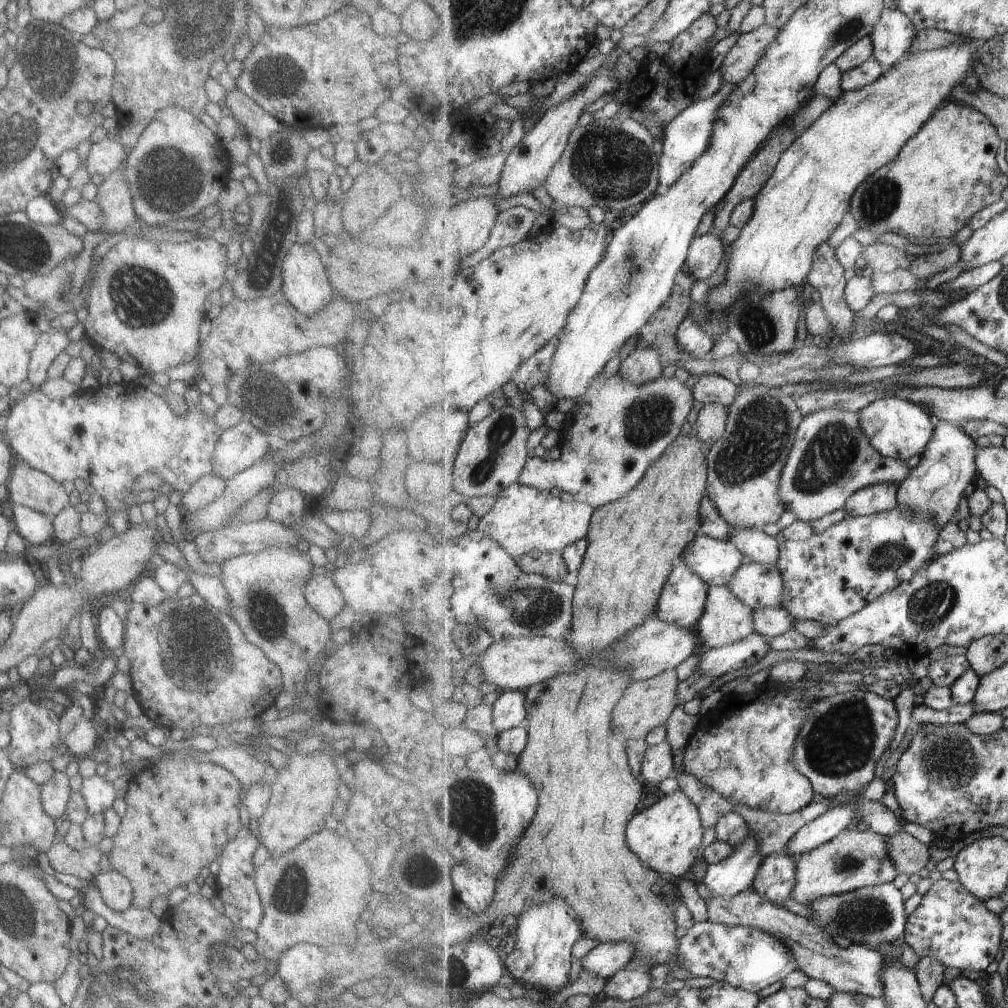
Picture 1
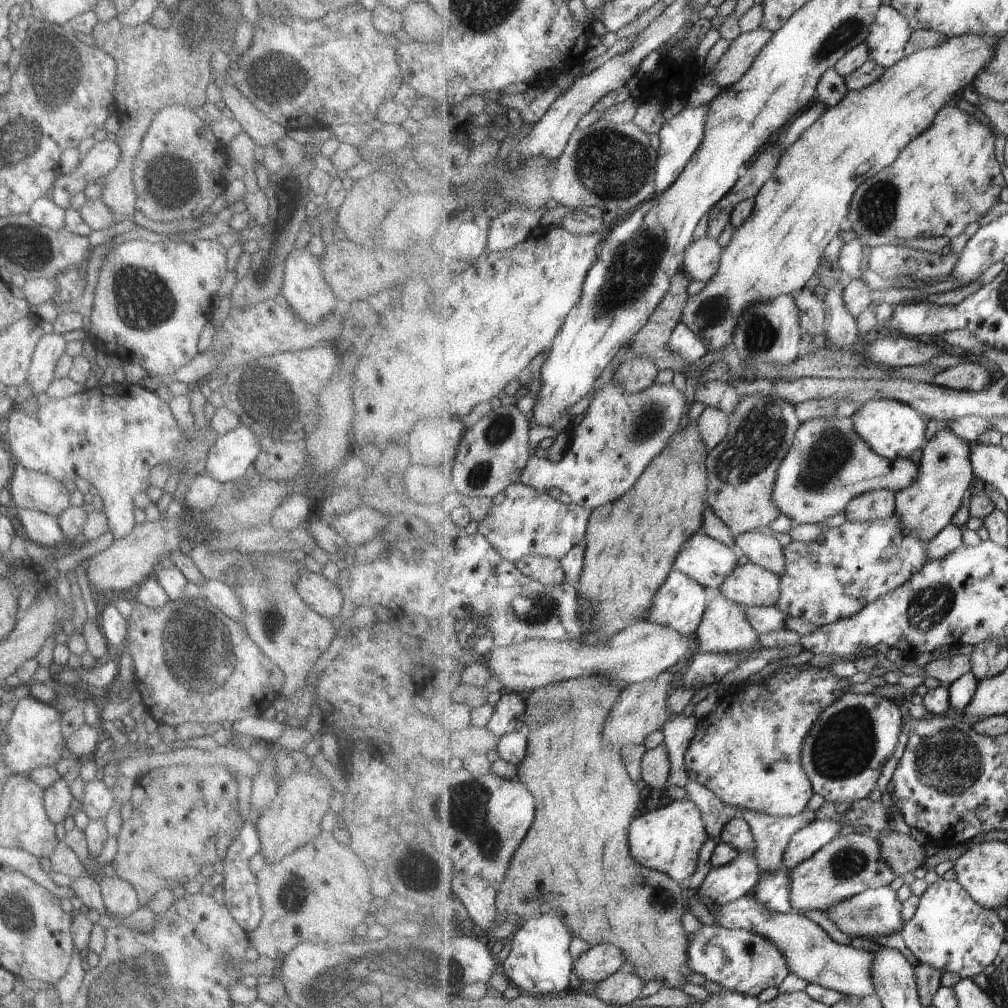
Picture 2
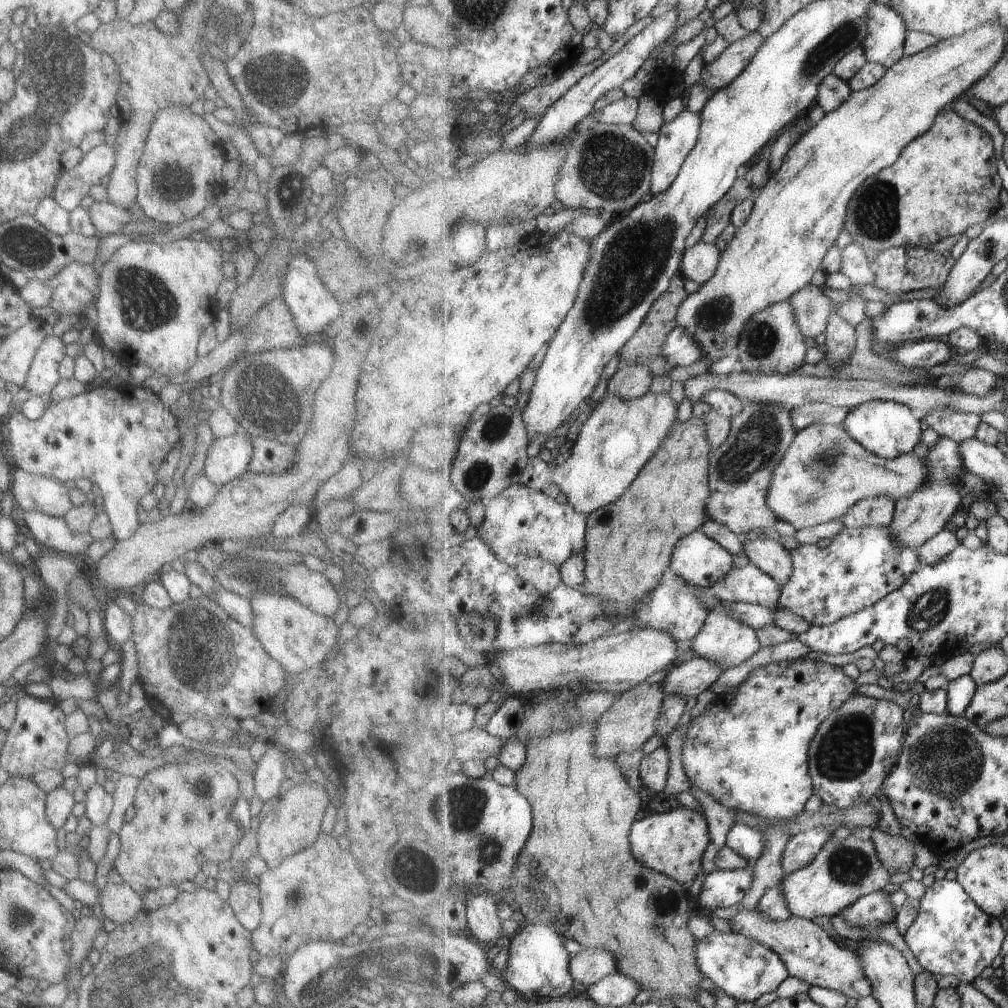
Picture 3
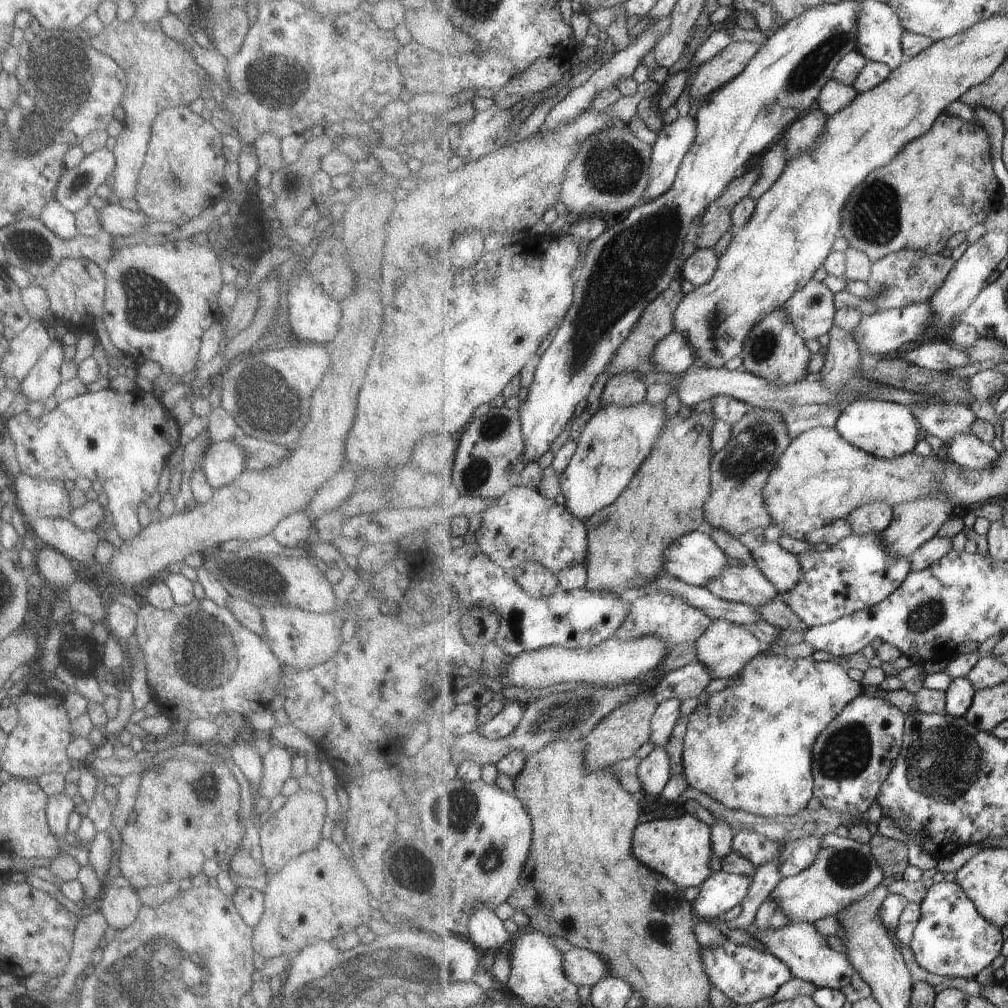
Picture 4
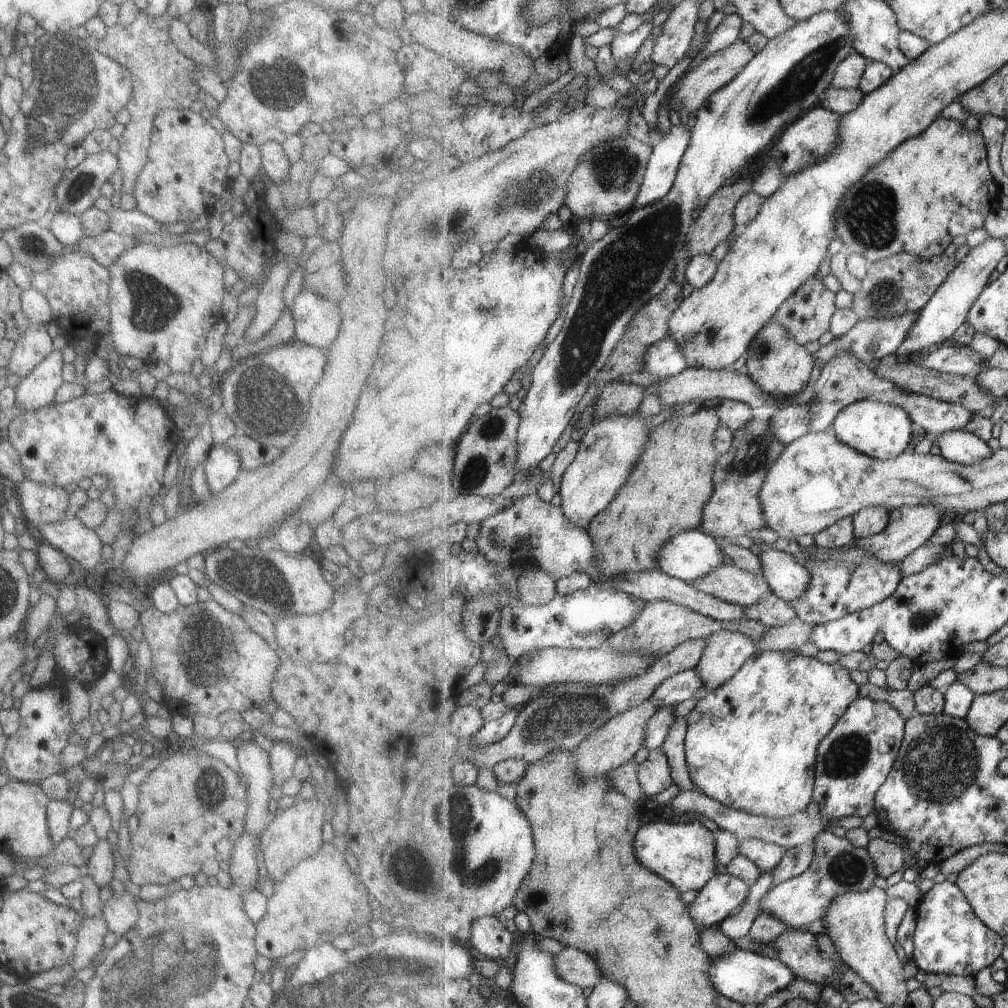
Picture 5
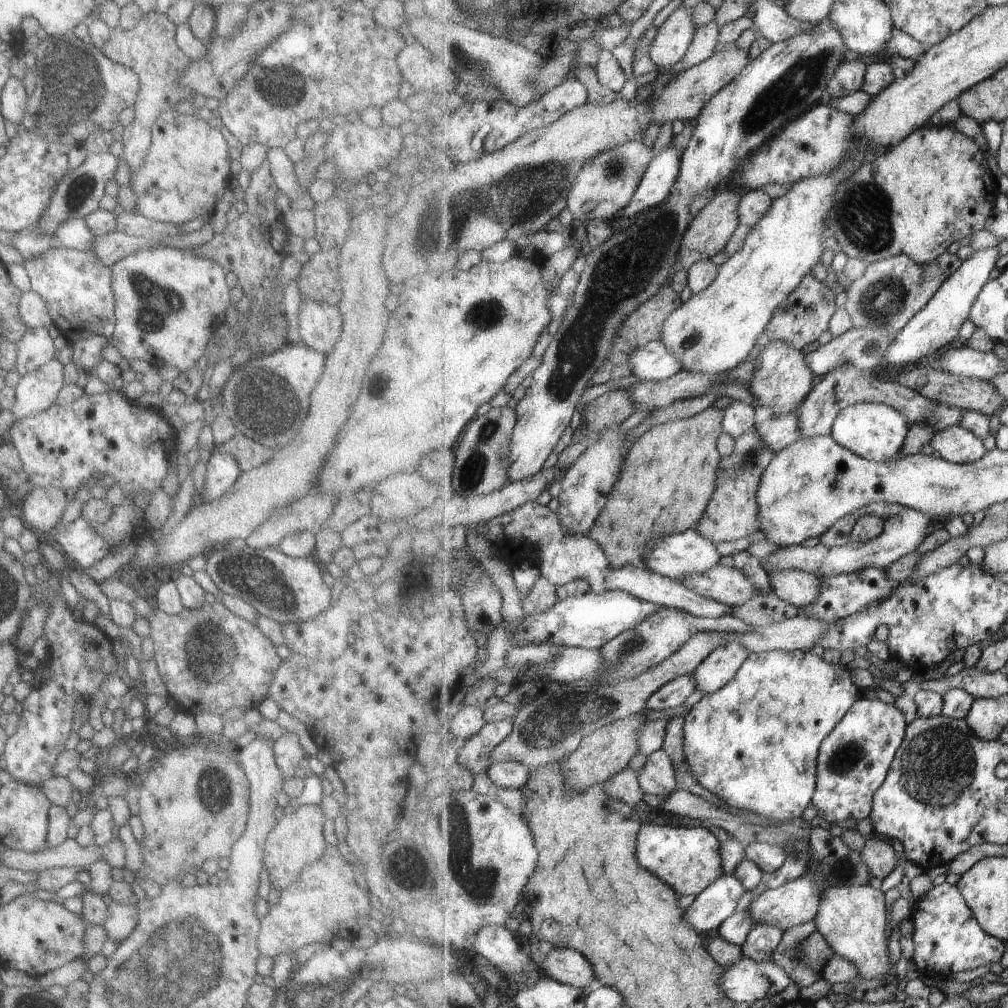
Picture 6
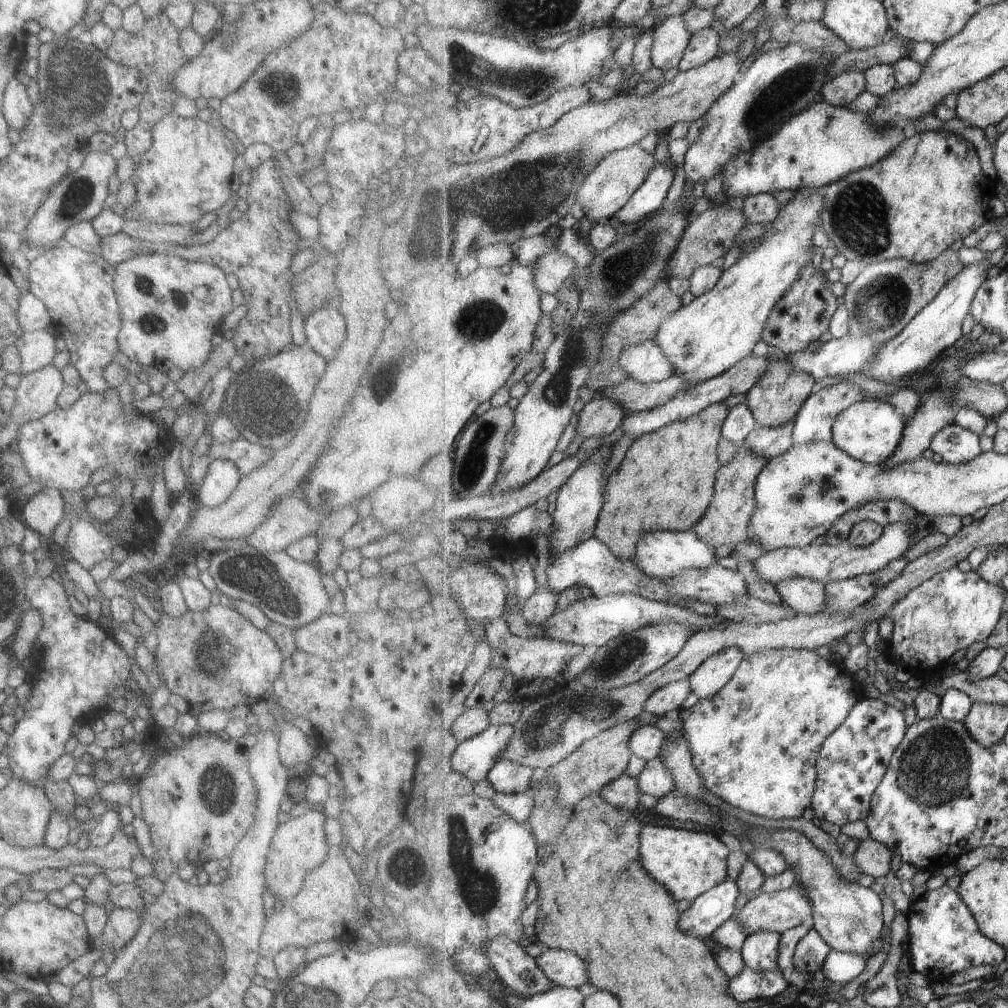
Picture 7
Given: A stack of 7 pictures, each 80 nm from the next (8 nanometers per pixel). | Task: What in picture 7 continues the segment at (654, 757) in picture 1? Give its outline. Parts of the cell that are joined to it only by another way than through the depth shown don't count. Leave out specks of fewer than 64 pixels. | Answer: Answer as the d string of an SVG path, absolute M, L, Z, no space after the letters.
M661 756L647 761L645 770L638 778L640 791L661 798L676 790L674 778L664 765Z

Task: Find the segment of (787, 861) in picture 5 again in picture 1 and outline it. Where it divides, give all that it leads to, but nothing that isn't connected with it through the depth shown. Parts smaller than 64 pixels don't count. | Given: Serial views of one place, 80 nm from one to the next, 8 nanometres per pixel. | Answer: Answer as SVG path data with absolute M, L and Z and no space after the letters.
M856 804L835 807L806 824L789 841L786 848L791 856L798 860L801 855L839 836L851 822L855 821Z

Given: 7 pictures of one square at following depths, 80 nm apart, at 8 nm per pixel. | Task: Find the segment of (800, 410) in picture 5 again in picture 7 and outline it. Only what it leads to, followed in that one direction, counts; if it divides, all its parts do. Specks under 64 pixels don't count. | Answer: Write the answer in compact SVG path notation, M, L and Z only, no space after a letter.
M794 422L780 427L765 427L763 424L758 424L755 430L748 434L744 445L755 454L771 460L791 450L795 445L792 439L793 431Z

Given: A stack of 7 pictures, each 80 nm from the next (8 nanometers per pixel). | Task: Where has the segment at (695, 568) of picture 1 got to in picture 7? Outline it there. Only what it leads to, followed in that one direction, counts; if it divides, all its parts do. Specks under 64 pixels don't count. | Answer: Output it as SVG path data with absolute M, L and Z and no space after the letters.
M659 530L645 533L637 543L633 562L645 574L660 579L677 576L684 570L706 569L716 563L715 548L699 538L693 530Z

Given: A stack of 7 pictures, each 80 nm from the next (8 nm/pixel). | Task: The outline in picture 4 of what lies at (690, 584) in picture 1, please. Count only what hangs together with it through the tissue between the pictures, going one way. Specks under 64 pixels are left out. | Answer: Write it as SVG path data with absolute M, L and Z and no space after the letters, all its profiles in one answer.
M653 589L643 597L637 597L630 605L627 620L613 637L616 639L638 639L656 636L667 642L669 650L683 643L695 643L712 625L713 619L704 610L692 607L685 599Z

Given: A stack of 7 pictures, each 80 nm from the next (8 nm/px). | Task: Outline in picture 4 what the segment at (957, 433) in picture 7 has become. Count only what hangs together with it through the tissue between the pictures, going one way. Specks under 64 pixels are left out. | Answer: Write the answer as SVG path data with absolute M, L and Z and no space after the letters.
M973 433L951 437L944 444L948 447L946 454L953 461L971 470L992 469L1000 458L993 444L981 441Z

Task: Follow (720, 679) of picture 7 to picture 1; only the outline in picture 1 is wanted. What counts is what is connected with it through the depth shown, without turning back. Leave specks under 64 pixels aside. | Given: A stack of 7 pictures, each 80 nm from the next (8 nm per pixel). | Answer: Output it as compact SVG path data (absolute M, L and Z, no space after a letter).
M728 585L710 586L709 600L696 629L708 650L732 645L756 632L754 609L741 602Z

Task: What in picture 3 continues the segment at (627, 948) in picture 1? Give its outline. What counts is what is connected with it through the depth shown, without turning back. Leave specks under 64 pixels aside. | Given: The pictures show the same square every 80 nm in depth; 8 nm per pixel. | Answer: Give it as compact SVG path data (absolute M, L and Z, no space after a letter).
M586 947L581 952L571 955L570 973L575 982L580 982L585 987L617 972L616 955L608 950Z

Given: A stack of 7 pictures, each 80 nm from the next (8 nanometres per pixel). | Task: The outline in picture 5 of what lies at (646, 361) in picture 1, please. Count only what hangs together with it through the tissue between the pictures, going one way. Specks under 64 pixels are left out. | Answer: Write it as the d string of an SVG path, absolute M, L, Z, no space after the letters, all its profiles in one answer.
M628 382L604 384L601 393L595 399L593 419L606 419L611 415L631 417L643 404L645 388Z

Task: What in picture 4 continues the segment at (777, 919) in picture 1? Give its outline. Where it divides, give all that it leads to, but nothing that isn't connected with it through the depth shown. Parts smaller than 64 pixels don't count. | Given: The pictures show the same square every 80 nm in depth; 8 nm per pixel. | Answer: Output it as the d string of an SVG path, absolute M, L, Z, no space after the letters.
M791 921L780 929L757 931L754 924L749 928L753 938L764 944L770 953L780 958L789 968L793 976L815 983L818 987L829 987L845 994L848 1004L860 1001L872 995L872 986L865 982L860 972L845 953L835 952L813 923Z

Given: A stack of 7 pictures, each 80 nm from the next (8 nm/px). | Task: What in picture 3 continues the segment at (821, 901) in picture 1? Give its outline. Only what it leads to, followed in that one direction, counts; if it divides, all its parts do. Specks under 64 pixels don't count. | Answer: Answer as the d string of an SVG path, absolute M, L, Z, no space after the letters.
M882 890L872 892L845 909L841 918L861 928L876 929L881 924L894 923L898 911L893 906L890 896Z

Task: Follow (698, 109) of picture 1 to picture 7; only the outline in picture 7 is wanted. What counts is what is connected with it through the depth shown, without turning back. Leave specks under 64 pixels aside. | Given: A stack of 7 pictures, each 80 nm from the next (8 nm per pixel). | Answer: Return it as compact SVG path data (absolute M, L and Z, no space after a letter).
M669 160L666 165L658 164L644 185L628 200L628 203L617 214L616 223L633 224L645 221L663 209L665 198L675 180L676 167Z

